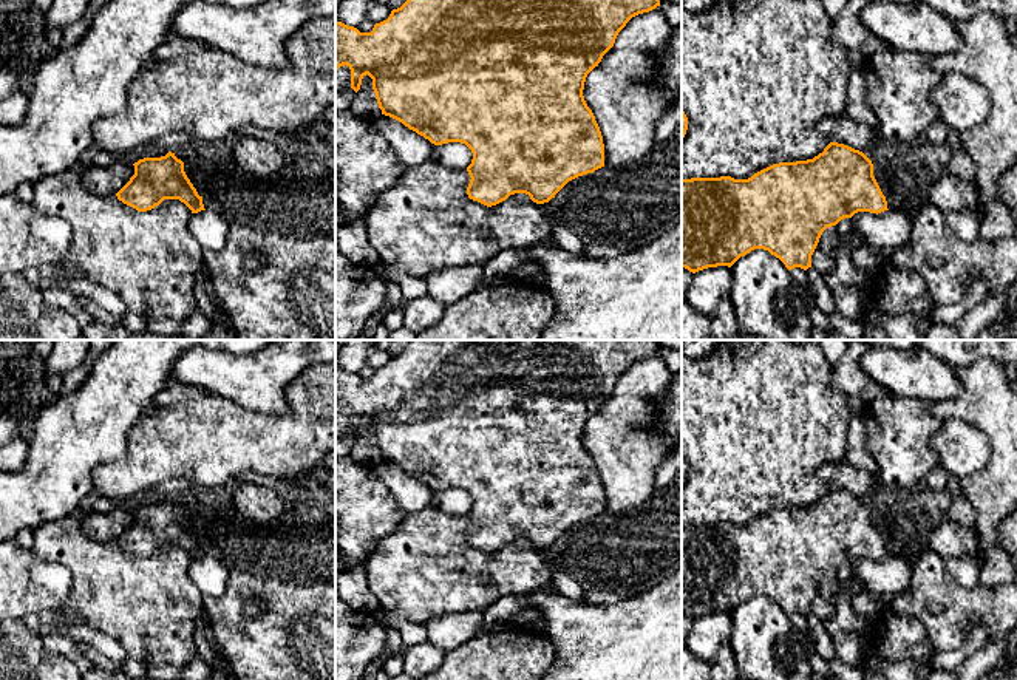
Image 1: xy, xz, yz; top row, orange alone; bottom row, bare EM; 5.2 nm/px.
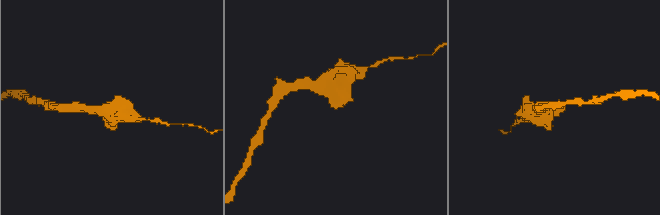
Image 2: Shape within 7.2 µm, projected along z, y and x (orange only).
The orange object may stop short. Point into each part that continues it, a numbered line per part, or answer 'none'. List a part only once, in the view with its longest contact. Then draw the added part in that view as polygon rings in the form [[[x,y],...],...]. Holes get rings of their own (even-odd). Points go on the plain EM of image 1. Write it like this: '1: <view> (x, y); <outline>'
none

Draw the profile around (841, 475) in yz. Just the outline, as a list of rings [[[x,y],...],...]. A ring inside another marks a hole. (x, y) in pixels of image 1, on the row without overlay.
[[[845,459],[821,465],[816,474],[832,488],[844,490],[859,498],[869,493],[875,479],[867,470],[858,468]]]

